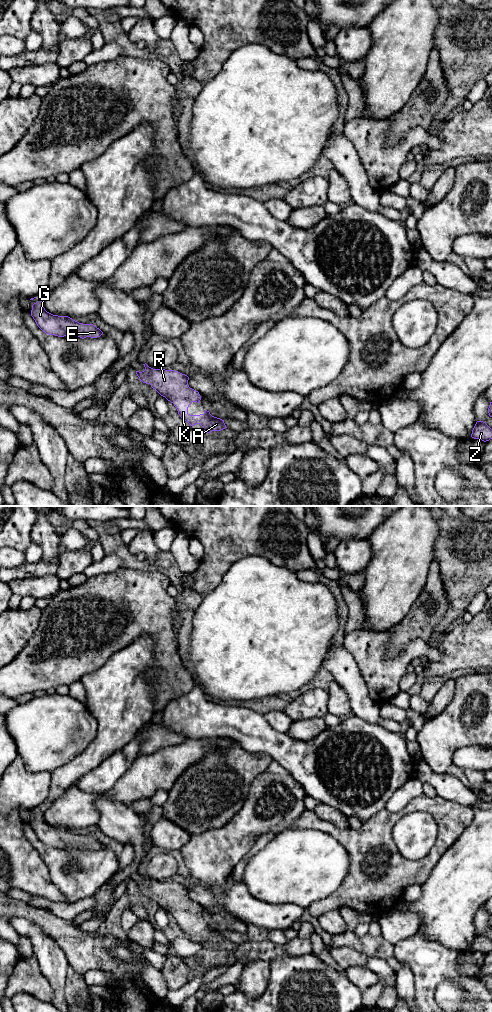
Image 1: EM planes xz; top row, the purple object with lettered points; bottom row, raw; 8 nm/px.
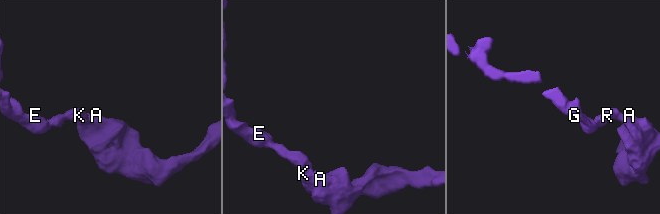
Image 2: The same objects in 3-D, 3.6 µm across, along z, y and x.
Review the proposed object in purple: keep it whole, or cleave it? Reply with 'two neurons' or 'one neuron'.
one neuron

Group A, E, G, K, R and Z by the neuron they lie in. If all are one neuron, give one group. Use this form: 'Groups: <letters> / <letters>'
Groups: A E G K R Z

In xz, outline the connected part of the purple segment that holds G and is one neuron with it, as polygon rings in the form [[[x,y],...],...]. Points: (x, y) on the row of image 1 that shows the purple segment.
[[[38,300],[32,305],[31,316],[37,326],[46,334],[58,337],[77,336],[97,338],[103,332],[93,324],[79,323],[68,316],[58,316],[47,312],[43,301]]]

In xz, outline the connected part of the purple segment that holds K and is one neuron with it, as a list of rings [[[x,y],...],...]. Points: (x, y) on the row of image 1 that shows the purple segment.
[[[146,363],[143,365],[144,371],[136,371],[140,381],[150,384],[161,396],[173,403],[180,417],[190,426],[200,424],[206,433],[227,428],[224,420],[212,416],[207,410],[200,415],[188,413],[189,405],[192,402],[200,403],[201,396],[198,391],[189,387],[187,375],[174,370],[153,369]]]

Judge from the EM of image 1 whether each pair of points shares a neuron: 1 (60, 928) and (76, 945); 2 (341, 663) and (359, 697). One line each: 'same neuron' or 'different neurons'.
1: same neuron
2: same neuron

